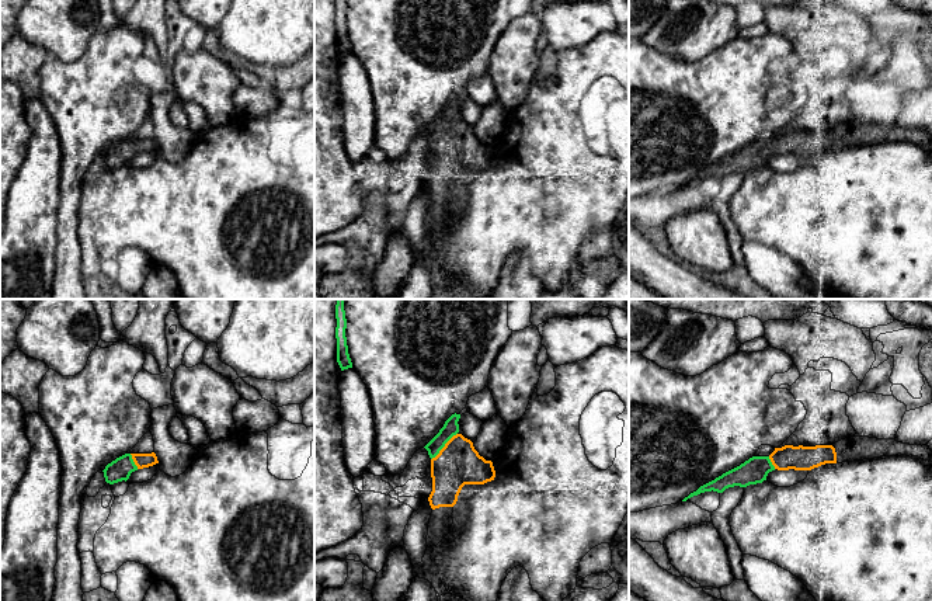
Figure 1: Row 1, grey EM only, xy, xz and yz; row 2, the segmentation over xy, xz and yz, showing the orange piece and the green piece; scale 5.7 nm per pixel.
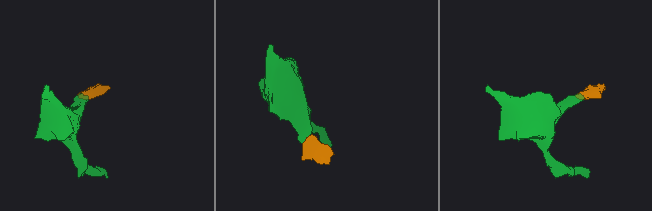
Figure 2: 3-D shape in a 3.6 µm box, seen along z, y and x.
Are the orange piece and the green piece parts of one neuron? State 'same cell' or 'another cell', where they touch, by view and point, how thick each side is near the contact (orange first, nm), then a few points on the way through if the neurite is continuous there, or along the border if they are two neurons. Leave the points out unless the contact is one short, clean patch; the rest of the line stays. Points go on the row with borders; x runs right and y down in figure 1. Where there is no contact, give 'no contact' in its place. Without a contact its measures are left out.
same cell; meets orange in xz at (444, 447); 260 nm thick on the orange side, 90 nm on the other; runs through xz (458, 464), (444, 447), (451, 427)

